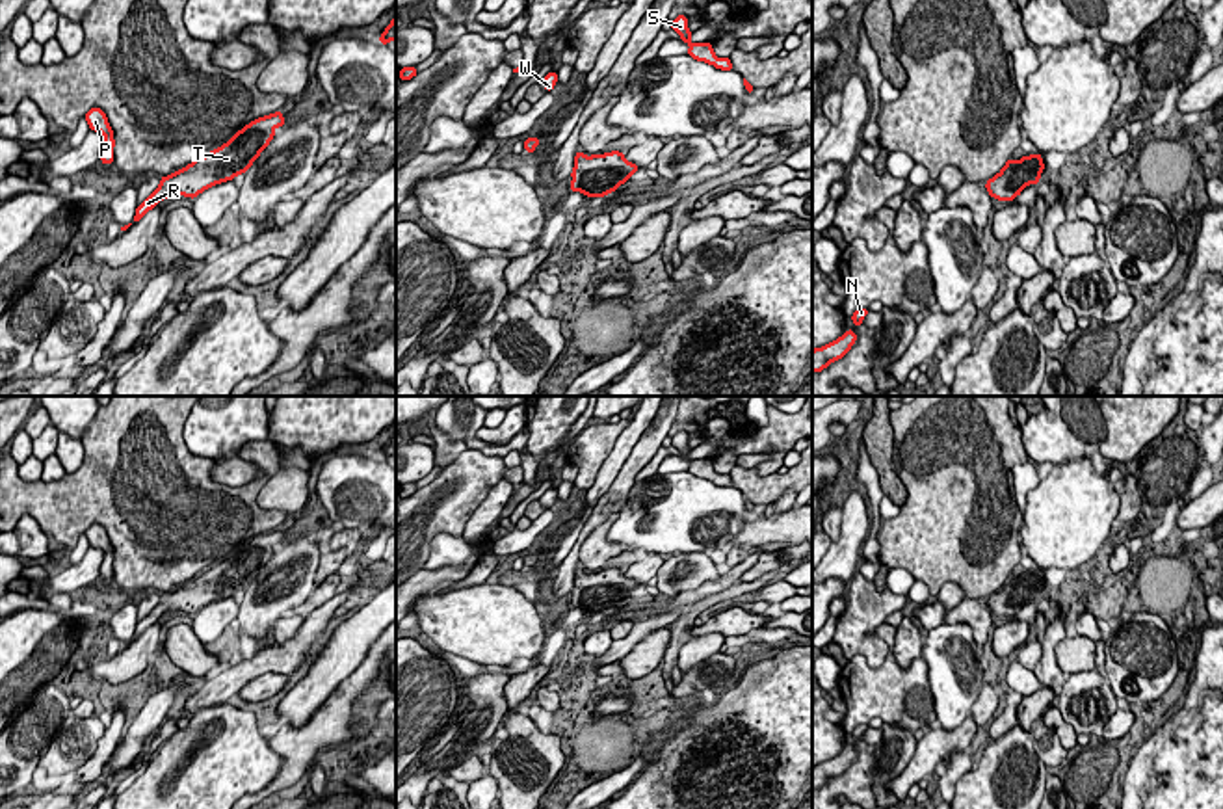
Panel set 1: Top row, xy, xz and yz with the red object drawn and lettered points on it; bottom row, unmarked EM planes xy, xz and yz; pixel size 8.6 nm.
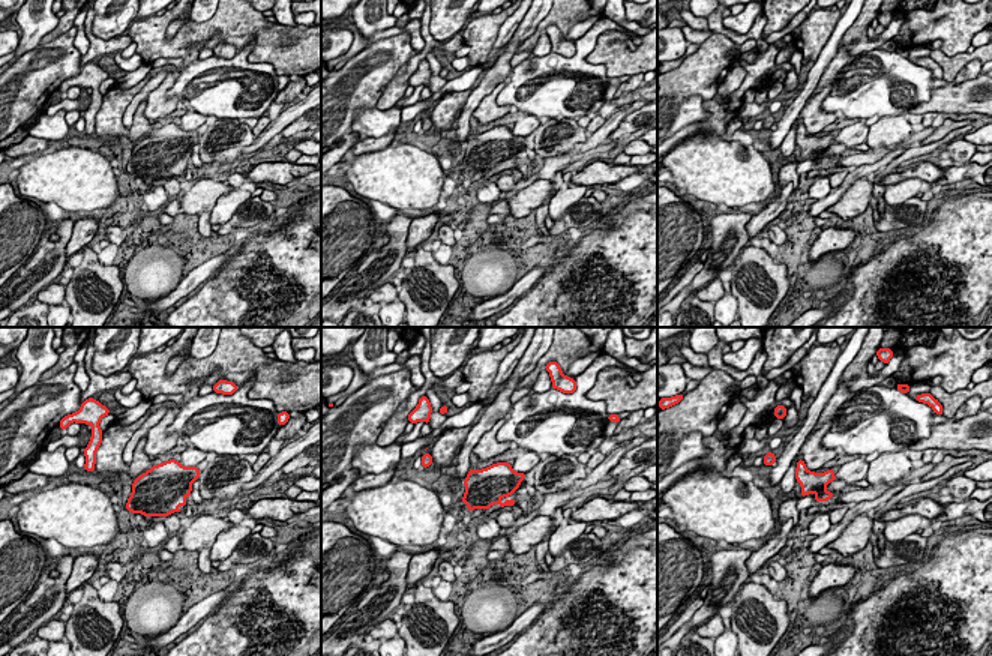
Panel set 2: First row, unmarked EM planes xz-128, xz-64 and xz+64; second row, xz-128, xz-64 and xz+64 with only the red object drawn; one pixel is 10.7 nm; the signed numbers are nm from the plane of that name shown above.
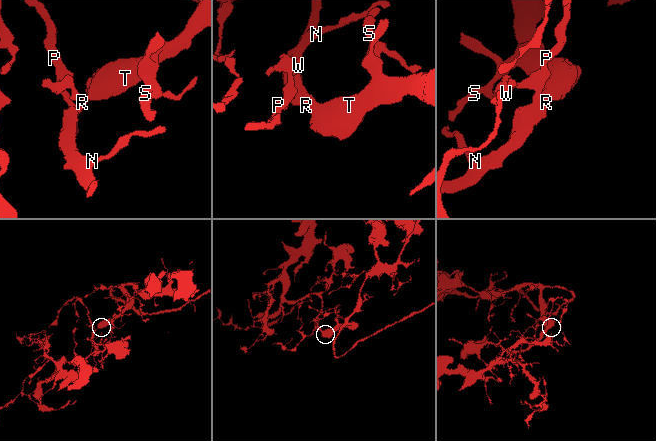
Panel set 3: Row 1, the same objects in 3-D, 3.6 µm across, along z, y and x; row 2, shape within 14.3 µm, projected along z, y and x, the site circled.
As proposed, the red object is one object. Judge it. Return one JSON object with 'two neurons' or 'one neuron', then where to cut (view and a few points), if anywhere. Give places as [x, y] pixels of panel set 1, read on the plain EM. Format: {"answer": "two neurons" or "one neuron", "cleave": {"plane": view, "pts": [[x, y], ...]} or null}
{"answer": "one neuron", "cleave": null}

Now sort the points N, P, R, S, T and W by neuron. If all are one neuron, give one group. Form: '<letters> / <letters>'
N P R S T W

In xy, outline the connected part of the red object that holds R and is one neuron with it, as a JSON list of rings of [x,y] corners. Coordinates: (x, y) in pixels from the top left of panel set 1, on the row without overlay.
[[[283,528],[251,537],[240,549],[232,550],[232,554],[221,564],[195,575],[169,593],[160,593],[160,603],[138,621],[134,636],[121,643],[121,647],[126,647],[132,640],[139,638],[165,614],[182,610],[184,614],[195,616],[204,606],[247,590],[253,578],[275,554],[273,547],[277,543],[284,543]]]

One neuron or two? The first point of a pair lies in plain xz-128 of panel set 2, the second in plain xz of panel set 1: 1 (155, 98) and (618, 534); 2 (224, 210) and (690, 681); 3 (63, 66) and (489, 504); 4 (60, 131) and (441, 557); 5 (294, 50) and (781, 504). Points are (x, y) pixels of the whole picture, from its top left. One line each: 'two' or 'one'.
1: two
2: two
3: two
4: one
5: two

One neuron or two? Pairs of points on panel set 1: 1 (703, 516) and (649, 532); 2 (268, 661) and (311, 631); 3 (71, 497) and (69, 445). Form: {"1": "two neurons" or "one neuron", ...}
{"1": "one neuron", "2": "one neuron", "3": "two neurons"}

